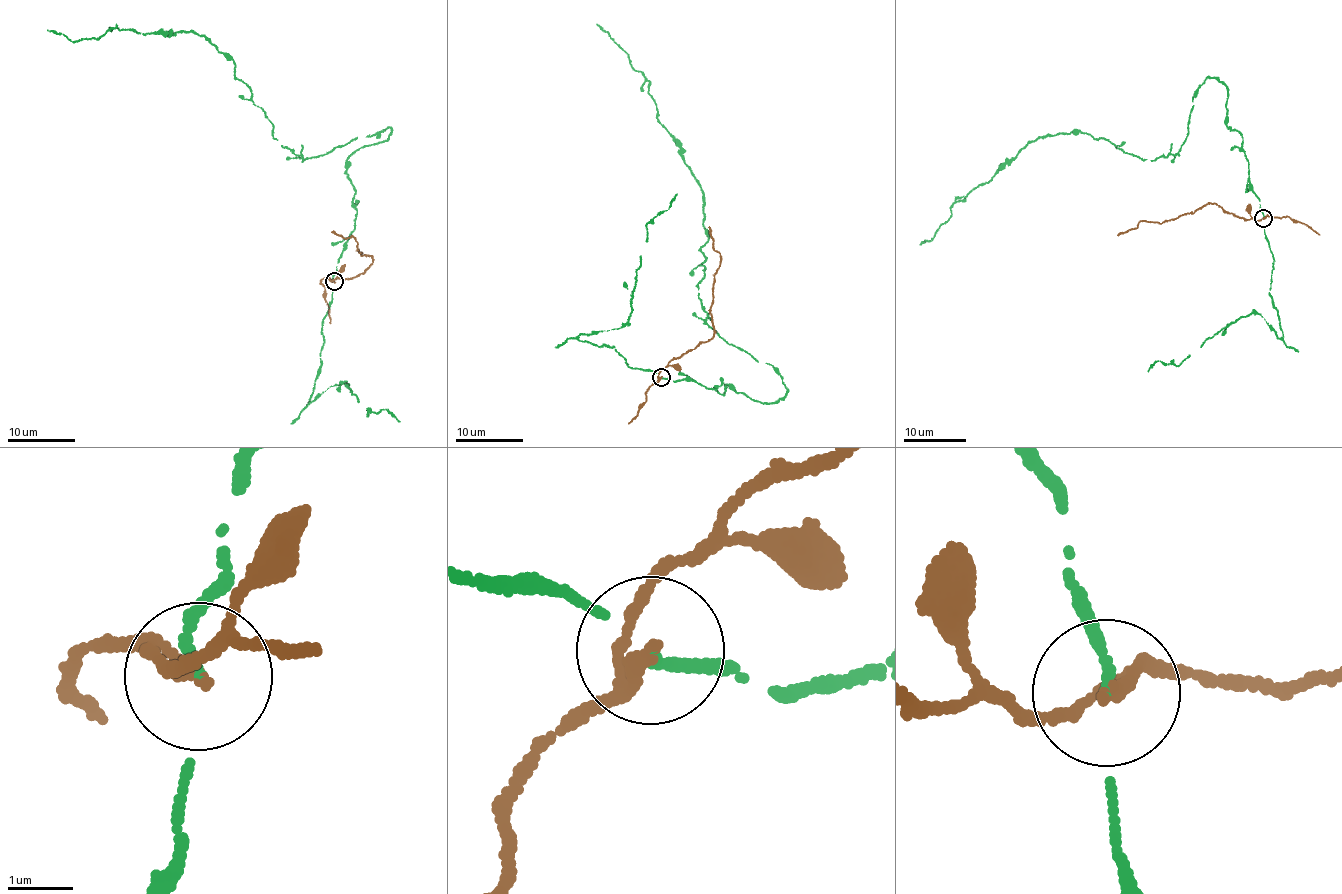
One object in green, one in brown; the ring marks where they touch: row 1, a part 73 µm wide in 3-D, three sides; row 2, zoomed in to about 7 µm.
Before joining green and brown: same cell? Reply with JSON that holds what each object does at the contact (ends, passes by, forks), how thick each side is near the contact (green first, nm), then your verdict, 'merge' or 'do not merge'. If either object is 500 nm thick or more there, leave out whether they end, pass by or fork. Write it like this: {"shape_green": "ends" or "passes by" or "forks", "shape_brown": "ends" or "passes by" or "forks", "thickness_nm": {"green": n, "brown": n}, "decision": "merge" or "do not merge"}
{"shape_green": "passes by", "shape_brown": "passes by", "thickness_nm": {"green": 90, "brown": 130}, "decision": "do not merge"}

